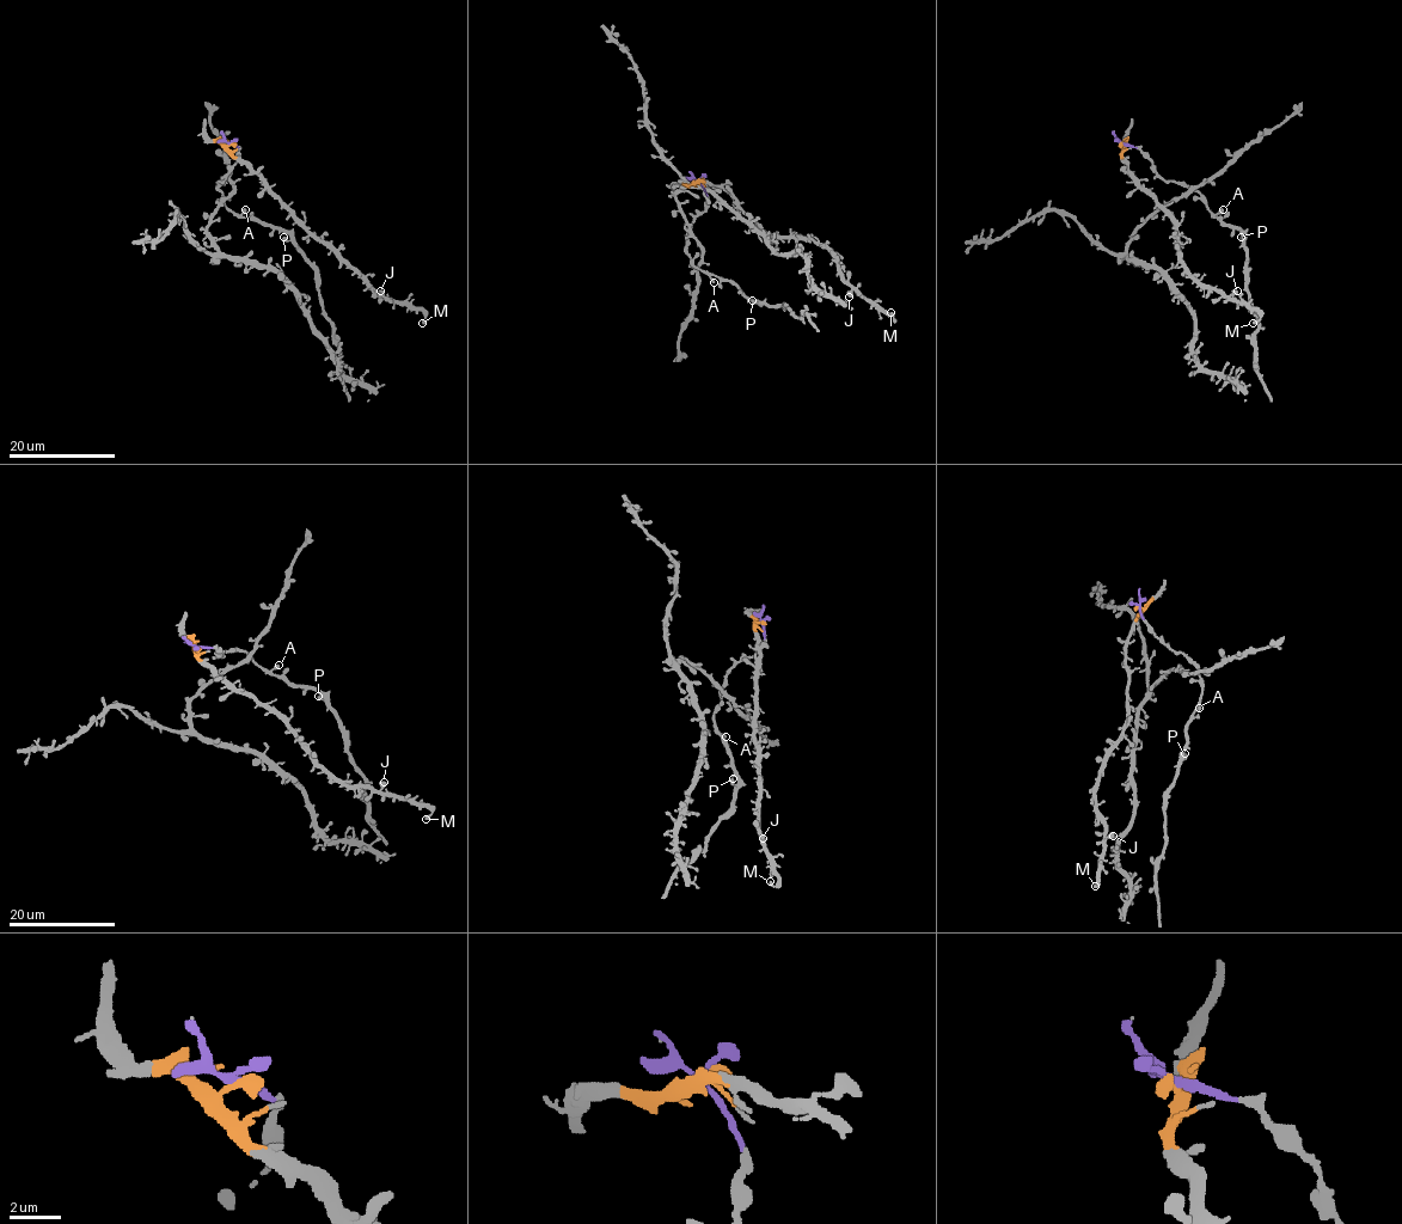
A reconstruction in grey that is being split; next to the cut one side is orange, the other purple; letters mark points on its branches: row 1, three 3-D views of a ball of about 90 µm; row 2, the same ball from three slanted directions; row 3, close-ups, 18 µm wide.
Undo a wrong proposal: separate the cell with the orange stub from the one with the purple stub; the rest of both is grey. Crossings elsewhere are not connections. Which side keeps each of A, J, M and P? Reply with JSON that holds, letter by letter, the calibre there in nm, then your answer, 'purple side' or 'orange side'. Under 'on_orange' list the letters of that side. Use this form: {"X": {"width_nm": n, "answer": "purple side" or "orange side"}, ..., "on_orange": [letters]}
{"A": {"width_nm": 400, "answer": "purple side"}, "J": {"width_nm": 550, "answer": "orange side"}, "M": {"width_nm": 400, "answer": "orange side"}, "P": {"width_nm": 400, "answer": "purple side"}, "on_orange": ["J", "M"]}

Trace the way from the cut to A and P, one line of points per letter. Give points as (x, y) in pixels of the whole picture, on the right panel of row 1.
A: (1121, 144), (1138, 147), (1165, 181), (1185, 182), (1194, 189), (1214, 215), (1223, 209)
P: (1121, 144), (1138, 147), (1165, 181), (1194, 189), (1210, 210), (1235, 226), (1244, 240), (1240, 237)

